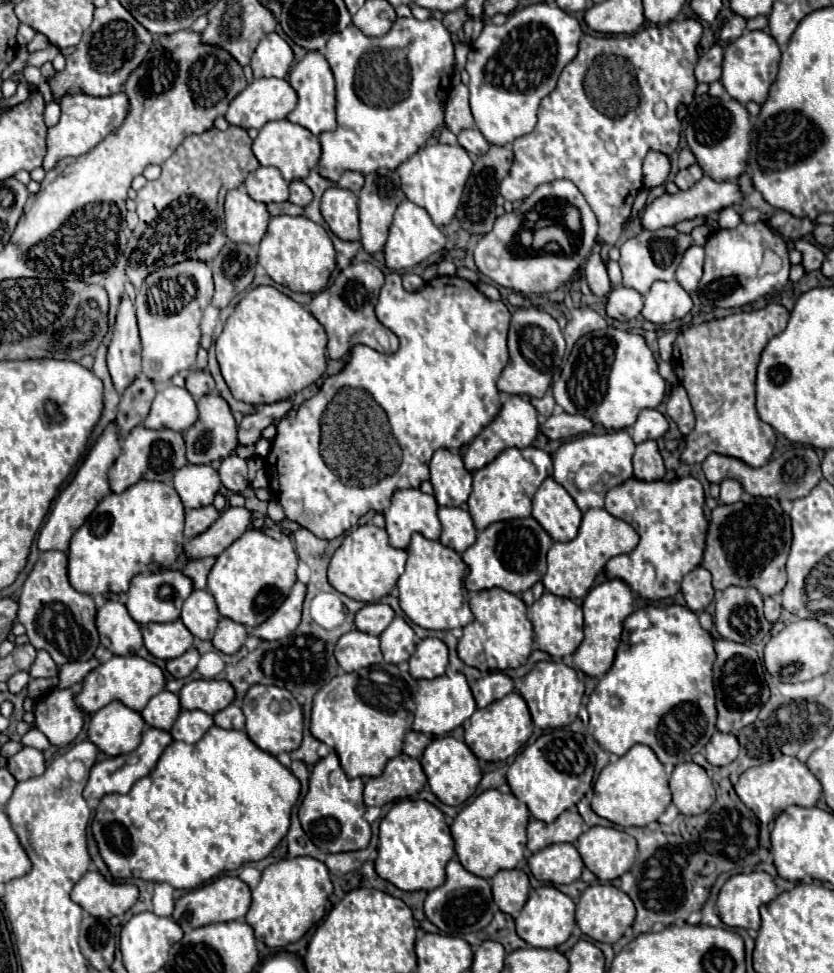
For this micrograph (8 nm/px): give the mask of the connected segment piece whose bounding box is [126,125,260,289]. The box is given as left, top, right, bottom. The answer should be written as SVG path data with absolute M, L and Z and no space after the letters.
M228 127L226 131L208 129L200 135L190 135L182 141L182 145L174 151L170 159L162 165L162 175L156 181L148 181L136 197L136 213L140 217L136 229L132 231L132 237L126 245L126 275L130 277L132 285L138 289L148 273L152 269L160 269L164 265L174 265L184 259L200 259L200 261L212 261L216 253L224 247L226 233L224 233L224 195L230 189L238 189L246 175L254 169L258 169L260 163L256 161L252 153L252 139L242 127Z

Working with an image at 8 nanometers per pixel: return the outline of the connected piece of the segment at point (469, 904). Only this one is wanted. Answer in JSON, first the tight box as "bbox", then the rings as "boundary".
{"bbox":[424,859,494,935],"boundary":[[[452,859],[446,865],[446,881],[428,893],[424,901],[424,913],[430,923],[434,923],[444,935],[464,935],[484,929],[494,915],[494,901],[490,883],[470,871],[466,871],[458,859]]]}

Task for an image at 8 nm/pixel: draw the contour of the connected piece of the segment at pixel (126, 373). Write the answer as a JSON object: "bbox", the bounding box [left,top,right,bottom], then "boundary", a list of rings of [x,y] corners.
{"bbox":[108,295,140,393],"boundary":[[[128,295],[122,297],[112,341],[108,345],[108,369],[118,393],[122,393],[140,373],[140,337],[136,325],[136,309]]]}

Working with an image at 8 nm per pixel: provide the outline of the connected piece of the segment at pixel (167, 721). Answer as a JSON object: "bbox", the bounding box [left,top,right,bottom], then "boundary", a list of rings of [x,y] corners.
{"bbox":[140,691,180,731],"boundary":[[[162,691],[156,697],[150,699],[150,703],[146,705],[146,709],[140,713],[142,719],[146,721],[146,725],[154,727],[154,729],[162,729],[162,731],[170,731],[172,723],[176,721],[176,717],[180,715],[180,701],[178,695],[170,693],[170,691]]]}

